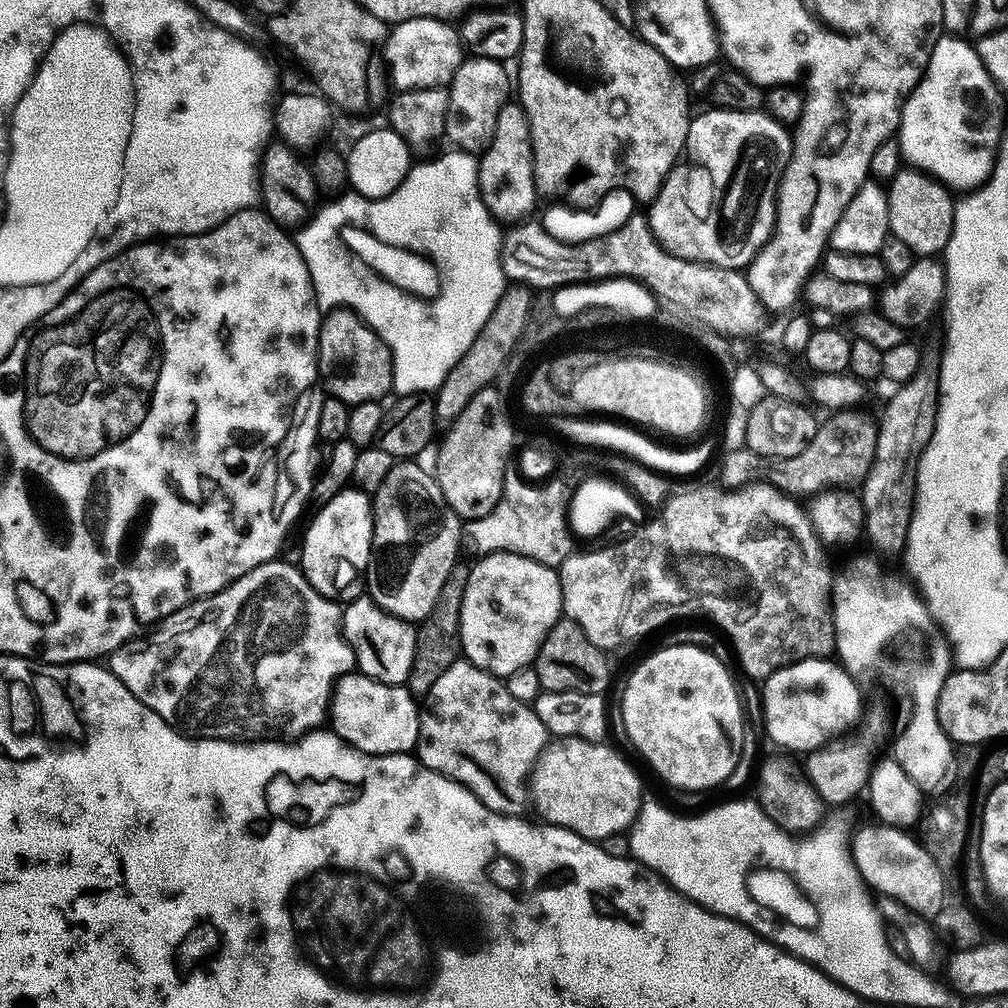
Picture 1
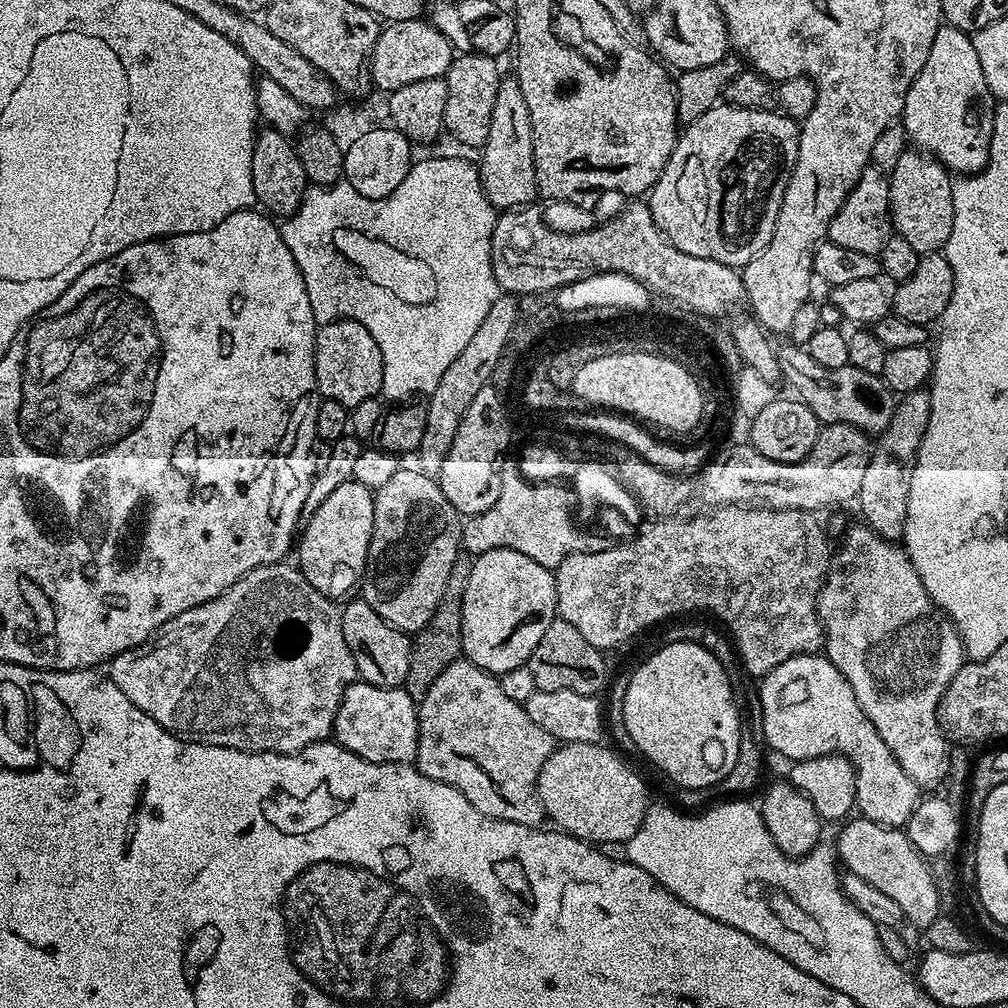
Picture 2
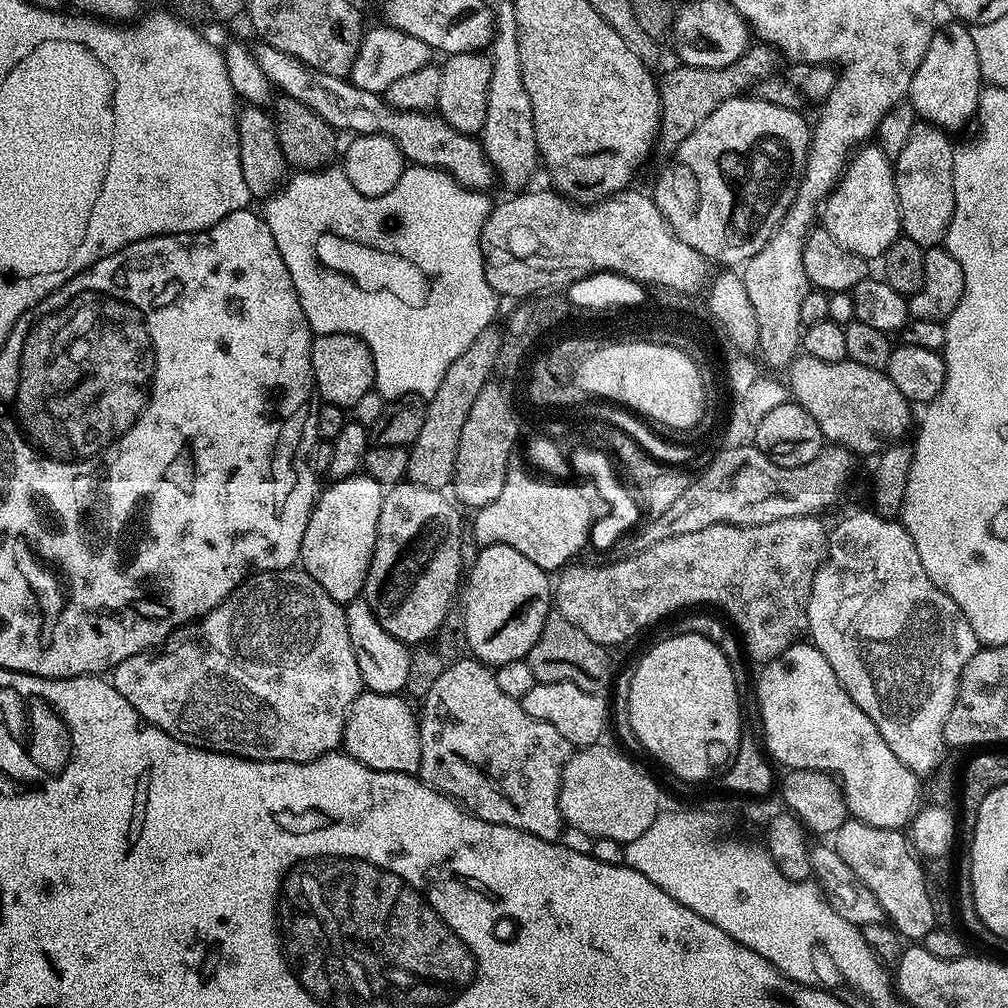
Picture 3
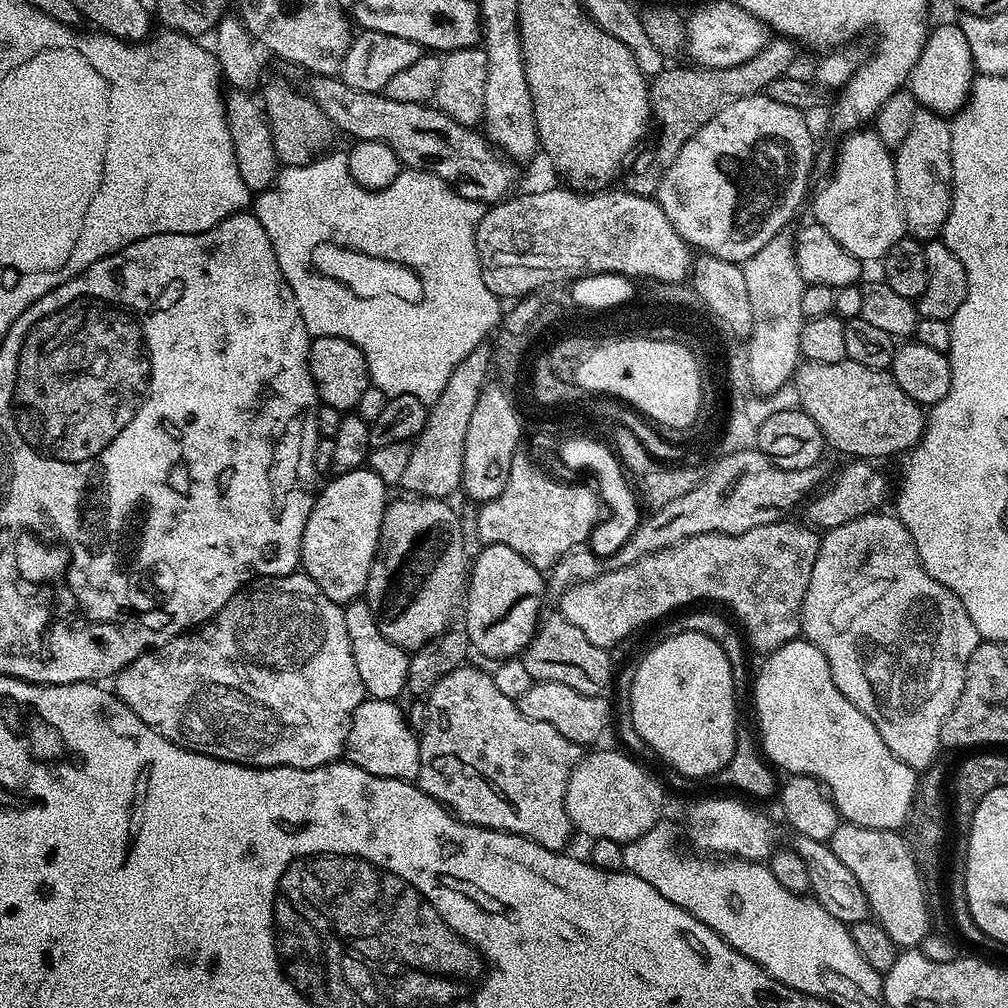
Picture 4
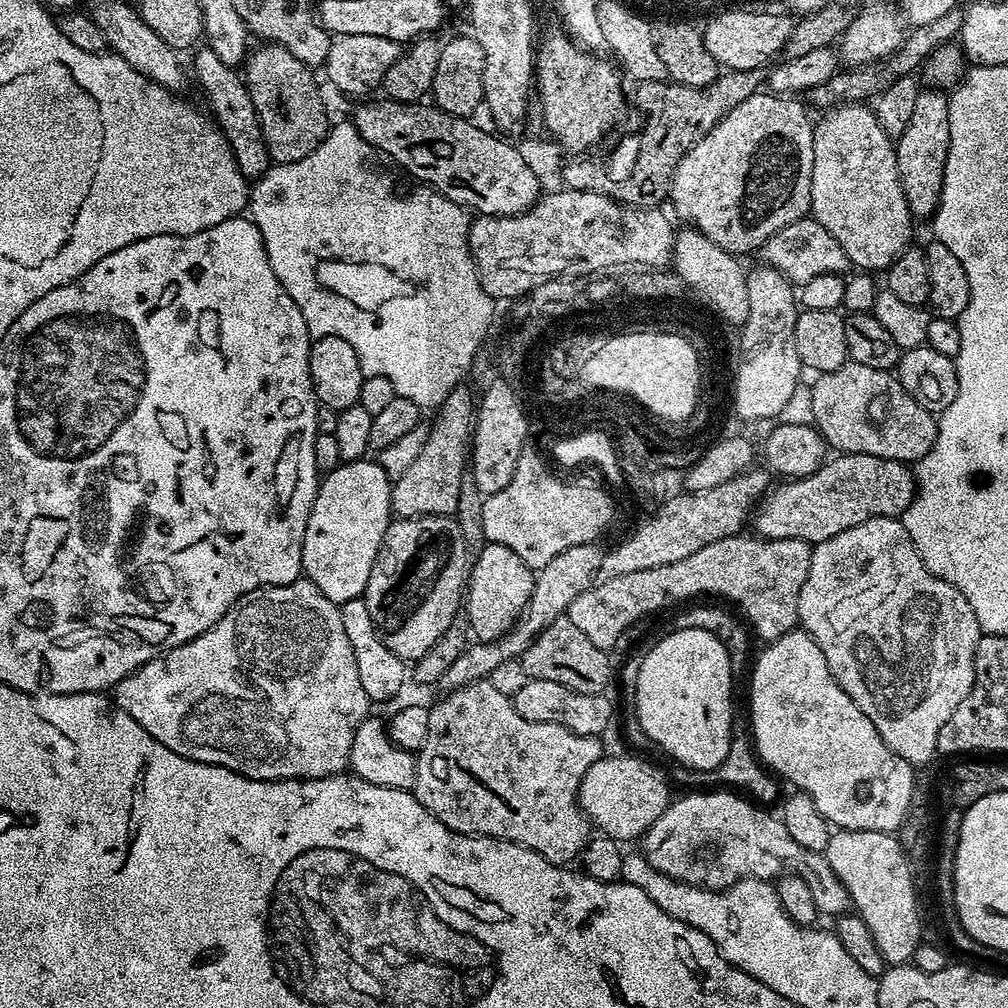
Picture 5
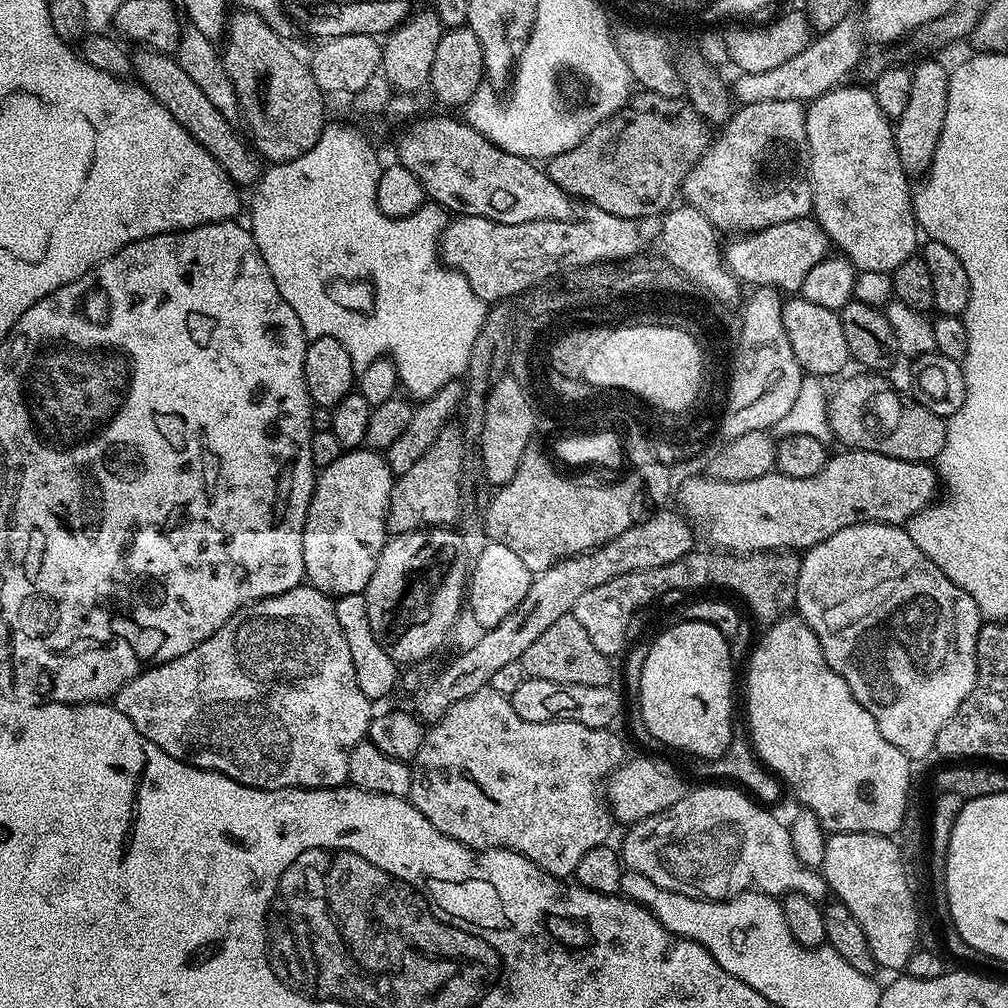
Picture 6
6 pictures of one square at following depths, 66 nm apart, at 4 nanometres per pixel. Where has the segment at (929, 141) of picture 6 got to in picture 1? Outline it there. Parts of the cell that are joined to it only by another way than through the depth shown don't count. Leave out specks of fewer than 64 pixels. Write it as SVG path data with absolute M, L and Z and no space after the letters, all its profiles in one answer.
M911 166L901 167L894 179L887 181L888 193L888 230L891 235L902 238L906 246L920 258L932 258L943 253L950 242L954 226L956 204L953 193L940 181L932 179L927 172Z

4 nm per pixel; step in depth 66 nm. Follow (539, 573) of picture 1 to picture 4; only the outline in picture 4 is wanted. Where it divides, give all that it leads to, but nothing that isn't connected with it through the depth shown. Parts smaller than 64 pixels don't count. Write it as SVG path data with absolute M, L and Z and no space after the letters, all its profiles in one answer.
M485 544L481 547L480 552L476 555L475 560L470 564L470 575L466 580L466 600L468 596L468 616L466 615L466 623L468 626L468 642L473 649L476 648L484 656L489 656L492 662L499 662L501 660L507 660L509 658L516 658L523 653L527 648L528 643L532 641L532 637L536 635L536 629L538 627L538 619L536 615L540 612L540 603L544 600L544 588L546 592L546 580L542 577L541 569L535 568L526 558L522 558L522 554L518 554L514 550L510 550L510 546L498 546L497 544Z

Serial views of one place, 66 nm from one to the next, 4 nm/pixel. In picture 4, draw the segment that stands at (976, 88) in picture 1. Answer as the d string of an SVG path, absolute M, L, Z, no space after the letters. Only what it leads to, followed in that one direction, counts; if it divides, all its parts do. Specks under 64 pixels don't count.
M959 23L940 24L928 32L928 41L914 66L910 77L910 91L917 105L929 112L948 118L960 111L972 94L974 67L970 45L966 43L966 34L962 34Z

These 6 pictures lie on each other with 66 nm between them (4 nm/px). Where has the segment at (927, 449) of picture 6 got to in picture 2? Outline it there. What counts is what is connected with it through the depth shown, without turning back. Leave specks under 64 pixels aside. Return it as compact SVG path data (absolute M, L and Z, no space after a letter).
M796 342L791 343L776 352L780 375L785 381L788 379L792 383L796 390L795 395L819 418L821 425L855 424L869 434L879 434L887 430L894 400L891 400L893 397L880 376L866 374L851 364L838 366L838 370L818 366L818 362L810 358L807 347Z

